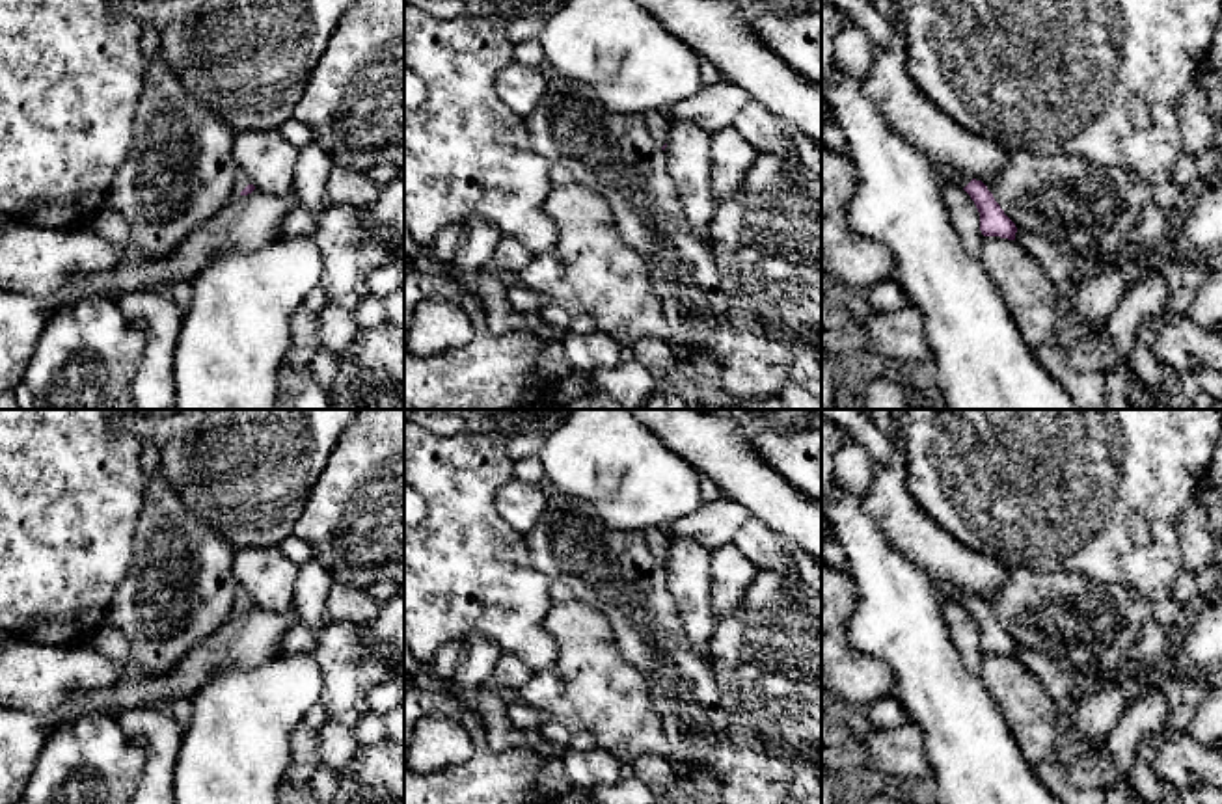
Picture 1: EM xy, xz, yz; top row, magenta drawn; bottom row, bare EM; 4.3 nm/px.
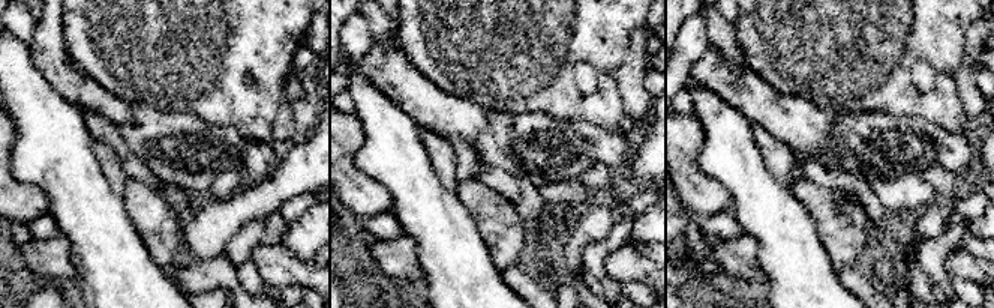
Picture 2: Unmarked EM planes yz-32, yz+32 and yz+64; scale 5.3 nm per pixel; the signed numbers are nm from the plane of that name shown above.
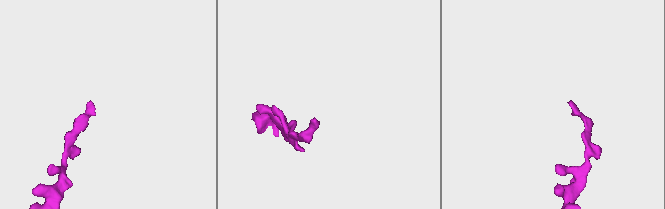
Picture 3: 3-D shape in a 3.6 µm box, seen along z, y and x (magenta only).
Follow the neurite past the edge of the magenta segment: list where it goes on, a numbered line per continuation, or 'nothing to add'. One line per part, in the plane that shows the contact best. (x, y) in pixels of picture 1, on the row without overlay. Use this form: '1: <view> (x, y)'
1: xy (243, 596)

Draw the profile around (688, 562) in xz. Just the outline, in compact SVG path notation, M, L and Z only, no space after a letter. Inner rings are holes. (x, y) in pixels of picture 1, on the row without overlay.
M672 540L665 564L667 588L676 599L684 633L693 650L708 659L715 627L710 597L710 555L712 551L695 540Z

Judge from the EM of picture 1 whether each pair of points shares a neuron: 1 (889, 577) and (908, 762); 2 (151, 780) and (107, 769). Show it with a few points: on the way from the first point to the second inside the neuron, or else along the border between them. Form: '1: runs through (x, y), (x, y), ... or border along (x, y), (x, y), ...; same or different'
1: border along (909, 719), (923, 734), (926, 762); different
2: border along (127, 737), (144, 754), (144, 773), (138, 784); different

